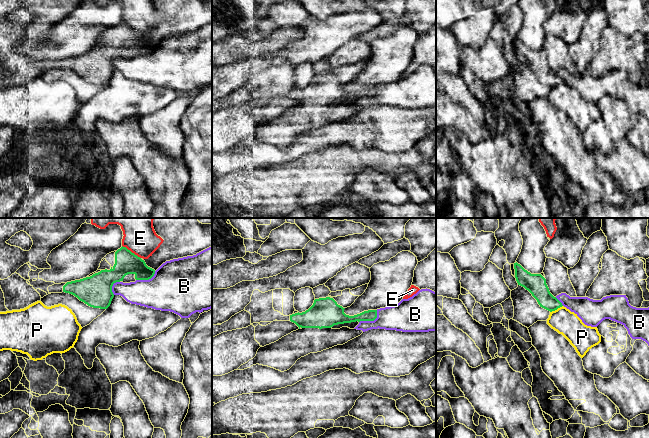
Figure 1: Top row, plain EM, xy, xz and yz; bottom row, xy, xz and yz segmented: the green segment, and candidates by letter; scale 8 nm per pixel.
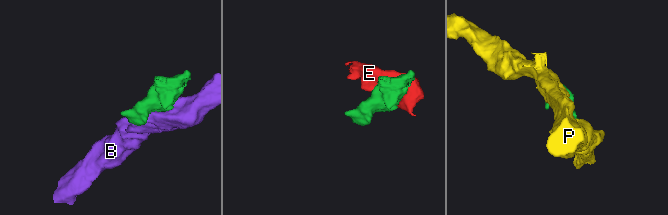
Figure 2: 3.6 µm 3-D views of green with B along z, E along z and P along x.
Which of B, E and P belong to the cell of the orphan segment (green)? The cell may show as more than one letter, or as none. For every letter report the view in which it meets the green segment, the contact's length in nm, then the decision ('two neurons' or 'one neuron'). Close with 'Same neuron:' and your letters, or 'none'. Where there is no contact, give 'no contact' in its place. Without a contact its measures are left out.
B: xz | 180 nm | two neurons
E: xy | 190 nm | two neurons
P: yz | 120 nm | two neurons
Same neuron: none

